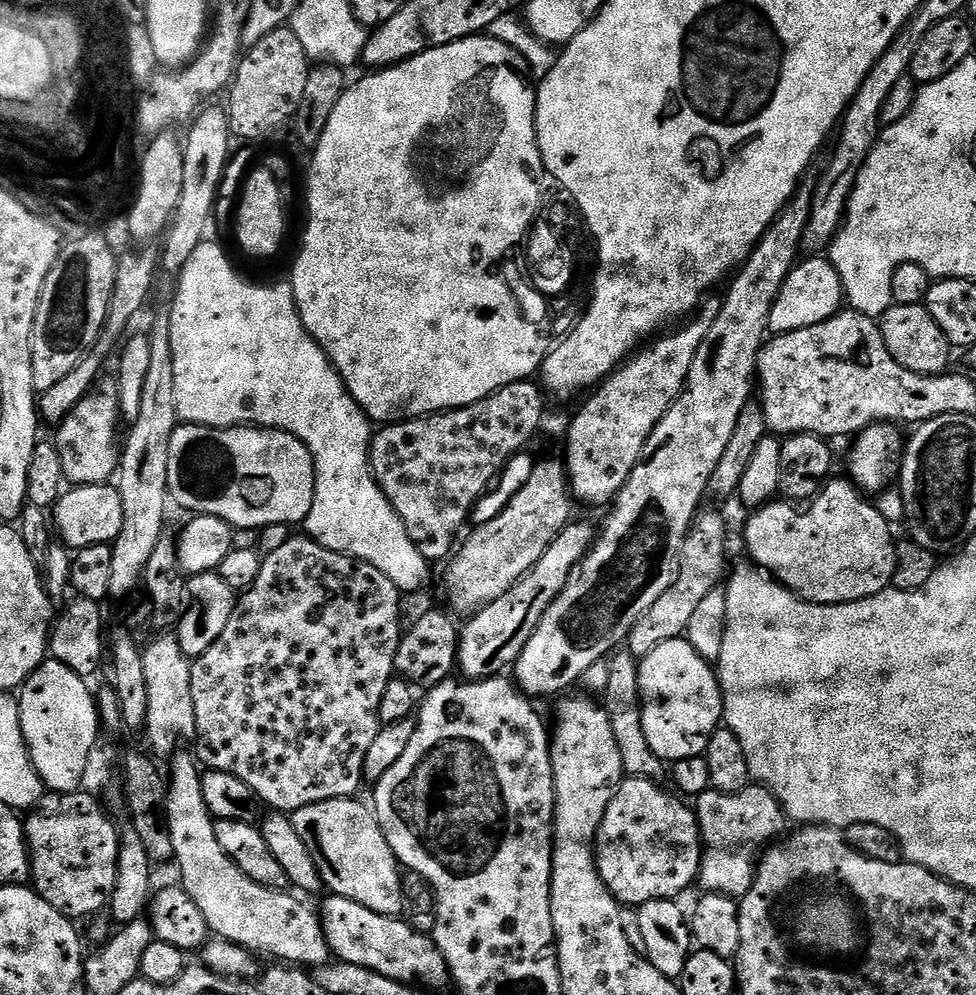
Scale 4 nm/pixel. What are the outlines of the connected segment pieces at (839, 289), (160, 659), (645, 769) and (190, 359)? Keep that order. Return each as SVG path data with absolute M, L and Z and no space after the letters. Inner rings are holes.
M820 254L809 255L793 268L778 298L772 303L768 332L781 336L787 332L802 330L806 326L818 326L818 322L826 322L841 311L844 303L844 287L838 278L838 270L834 270L831 260Z
M160 634L143 649L148 691L148 723L146 733L152 743L151 751L157 757L171 757L183 740L191 741L196 734L194 694L190 694L192 660L182 650L179 640L172 634ZM156 752L157 753L156 753ZM160 755L160 756L159 756Z
M616 650L611 653L608 665L610 666L610 679L606 681L602 703L610 718L610 726L614 729L614 739L617 740L618 751L622 754L624 771L628 776L641 776L647 780L663 781L663 776L666 776L666 761L658 758L654 750L650 750L646 730L642 730L644 704L640 701L640 660L633 652Z
M205 242L190 254L190 262L186 262L184 269L178 273L180 280L180 289L176 292L176 301L170 307L172 325L170 326L170 342L174 350L174 394L178 397L178 421L186 424L201 424L207 428L218 428L221 426L259 426L261 428L277 428L280 432L289 432L294 434L310 450L314 458L316 467L316 497L312 513L308 515L306 521L307 535L313 540L317 540L322 546L334 550L338 554L346 554L358 558L362 562L370 562L374 570L382 570L394 586L398 586L401 593L420 592L432 580L433 565L420 553L420 547L410 538L402 518L394 510L392 503L386 498L386 494L380 489L380 483L372 474L372 463L368 457L368 450L372 446L372 437L374 435L373 421L369 420L354 402L354 398L346 390L342 378L336 373L336 367L330 362L330 358L318 346L318 342L308 331L302 322L300 312L296 308L296 299L292 293L291 283L276 284L273 288L263 288L260 284L251 284L248 280L243 280L238 273L232 269L232 264L228 261L228 256L216 244Z

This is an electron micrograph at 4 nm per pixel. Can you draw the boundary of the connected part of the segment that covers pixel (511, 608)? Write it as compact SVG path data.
M570 522L560 531L546 554L542 554L542 558L538 558L530 571L513 588L506 590L498 602L490 602L490 606L465 623L468 624L465 628L463 625L459 629L460 646L456 658L459 671L464 671L468 680L486 680L501 675L505 671L503 668L511 669L515 665L526 642L530 642L530 634L534 634L538 622L542 622L542 614L546 614L554 598L562 594L573 568L592 547L594 528L592 532L590 525L576 523Z

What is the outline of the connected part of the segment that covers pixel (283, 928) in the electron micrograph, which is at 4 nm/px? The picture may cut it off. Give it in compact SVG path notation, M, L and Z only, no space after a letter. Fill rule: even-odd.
M180 750L171 757L170 763L172 763L172 776L167 777L168 781L168 825L170 826L170 838L174 841L174 864L180 867L180 880L179 883L185 890L190 894L190 898L194 898L194 903L197 904L198 910L202 910L202 918L206 918L208 923L209 933L215 934L221 940L229 940L234 942L238 946L243 948L249 948L251 952L257 954L263 954L265 952L268 956L277 956L277 961L287 962L292 966L309 966L311 969L319 969L321 966L329 963L330 960L330 949L326 938L324 937L324 925L322 923L321 917L316 916L299 900L301 897L299 895L293 894L288 890L281 890L278 888L267 888L262 886L258 882L254 882L246 874L242 874L242 870L239 868L234 861L232 861L226 854L226 850L222 850L222 846L218 846L218 834L216 833L216 820L210 814L210 810L206 806L206 798L202 798L202 772L198 767L198 760L191 751L184 752L185 750Z

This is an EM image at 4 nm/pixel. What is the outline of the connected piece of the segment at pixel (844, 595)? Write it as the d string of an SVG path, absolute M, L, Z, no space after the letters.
M843 478L844 480L829 479L827 483L821 487L819 496L807 505L805 512L799 512L799 507L793 506L788 502L773 502L765 504L763 508L757 508L751 513L752 516L748 520L748 525L744 528L744 544L748 547L747 555L752 563L759 568L763 568L769 576L780 581L784 587L789 588L791 592L795 592L802 600L809 600L811 604L849 604L850 602L858 602L865 600L871 596L878 595L879 592L888 592L892 579L894 578L894 570L896 569L896 546L897 541L892 540L892 532L889 521L882 518L882 514L876 509L875 503L868 504L863 495L858 491L851 479Z

